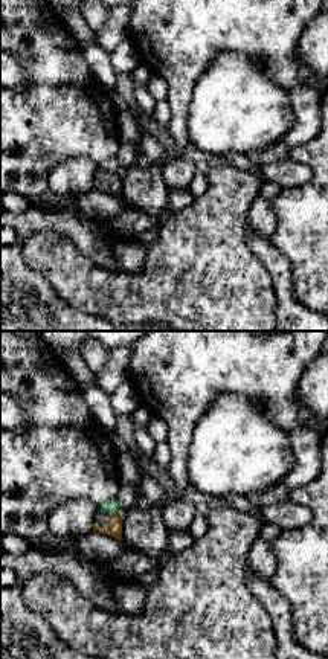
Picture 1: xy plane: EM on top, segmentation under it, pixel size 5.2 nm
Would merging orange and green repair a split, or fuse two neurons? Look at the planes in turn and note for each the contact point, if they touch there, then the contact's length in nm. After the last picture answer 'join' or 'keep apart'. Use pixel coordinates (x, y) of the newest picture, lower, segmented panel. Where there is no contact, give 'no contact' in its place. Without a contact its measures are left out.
meets orange at (116, 514); contact 50 nm long

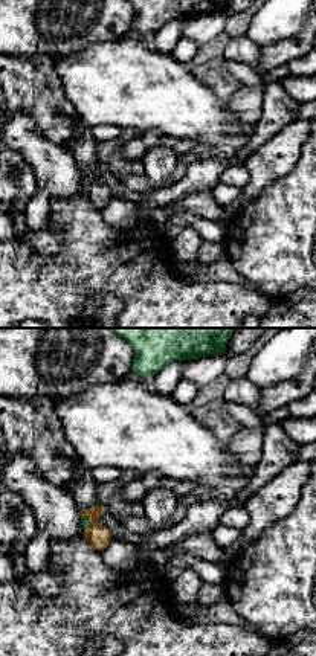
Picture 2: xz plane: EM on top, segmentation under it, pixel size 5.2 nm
meets orange at (89, 520); contact 80 nm long

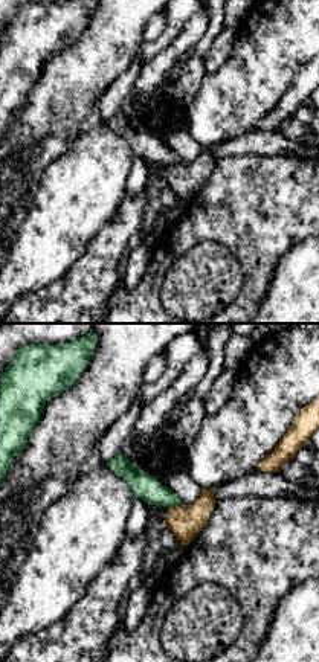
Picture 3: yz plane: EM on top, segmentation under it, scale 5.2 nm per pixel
meets orange at (174, 507); contact 80 nm long

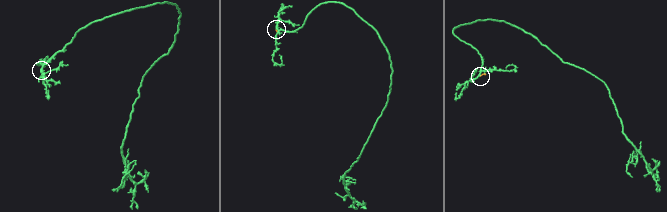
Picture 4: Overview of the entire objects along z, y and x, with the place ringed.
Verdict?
keep apart

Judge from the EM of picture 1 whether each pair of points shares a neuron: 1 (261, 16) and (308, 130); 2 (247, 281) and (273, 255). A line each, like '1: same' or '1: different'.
1: different
2: different

